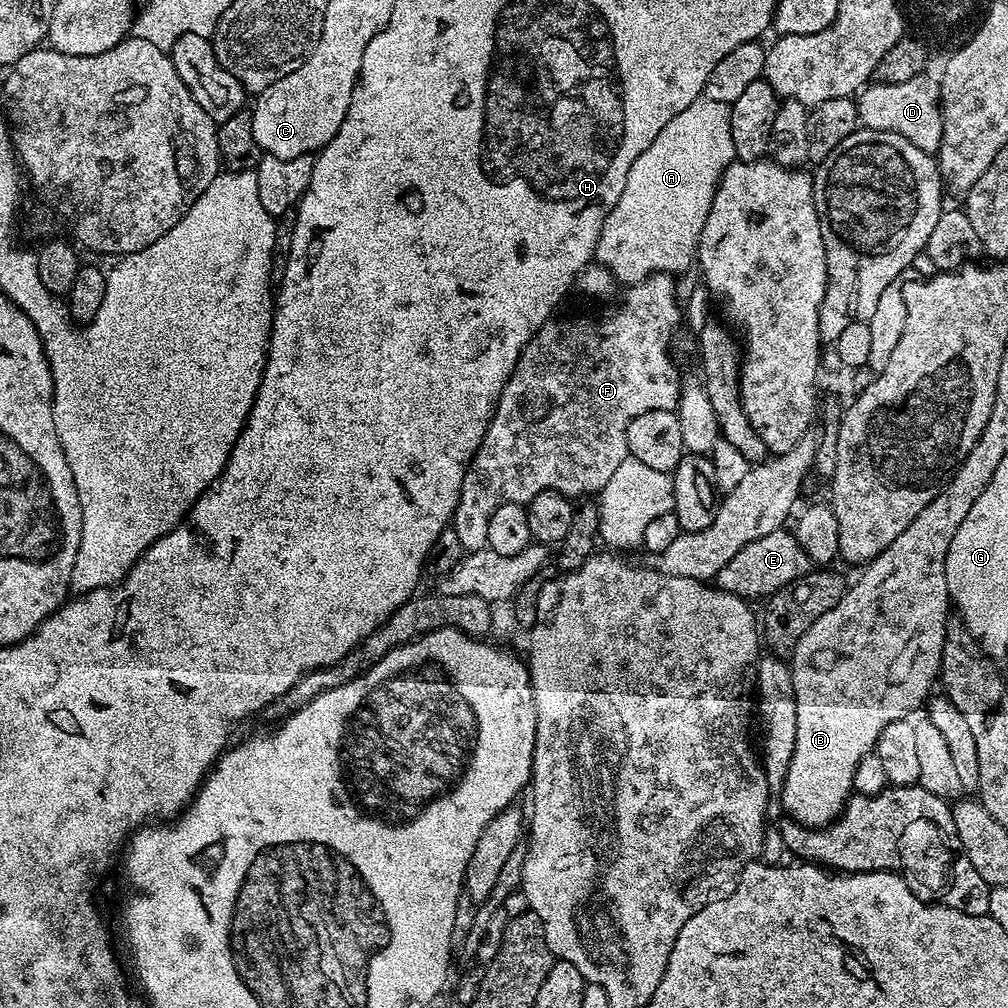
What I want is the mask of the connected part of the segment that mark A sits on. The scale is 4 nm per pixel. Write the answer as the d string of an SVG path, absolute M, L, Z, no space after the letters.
M701 98L690 102L680 114L674 114L666 126L630 166L620 197L608 211L596 242L594 260L607 268L621 285L637 284L656 272L677 274L693 267L696 243L700 240L706 214L710 212L716 186L725 168L736 160L734 138L730 138L730 108L722 102Z

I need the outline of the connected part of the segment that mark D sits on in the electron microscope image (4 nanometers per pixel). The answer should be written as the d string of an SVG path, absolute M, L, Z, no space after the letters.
M913 80L882 84L872 82L859 93L856 109L861 125L868 129L882 130L902 135L923 152L939 151L944 119L936 113L936 88L928 80Z

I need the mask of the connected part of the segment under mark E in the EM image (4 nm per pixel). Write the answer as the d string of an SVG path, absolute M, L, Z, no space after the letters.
M781 530L766 534L766 538L758 538L738 554L714 578L715 587L729 592L735 596L742 596L749 602L759 601L761 598L773 596L780 588L787 588L789 584L800 579L805 572L809 571L810 561L805 552L800 549L795 535L791 531Z

